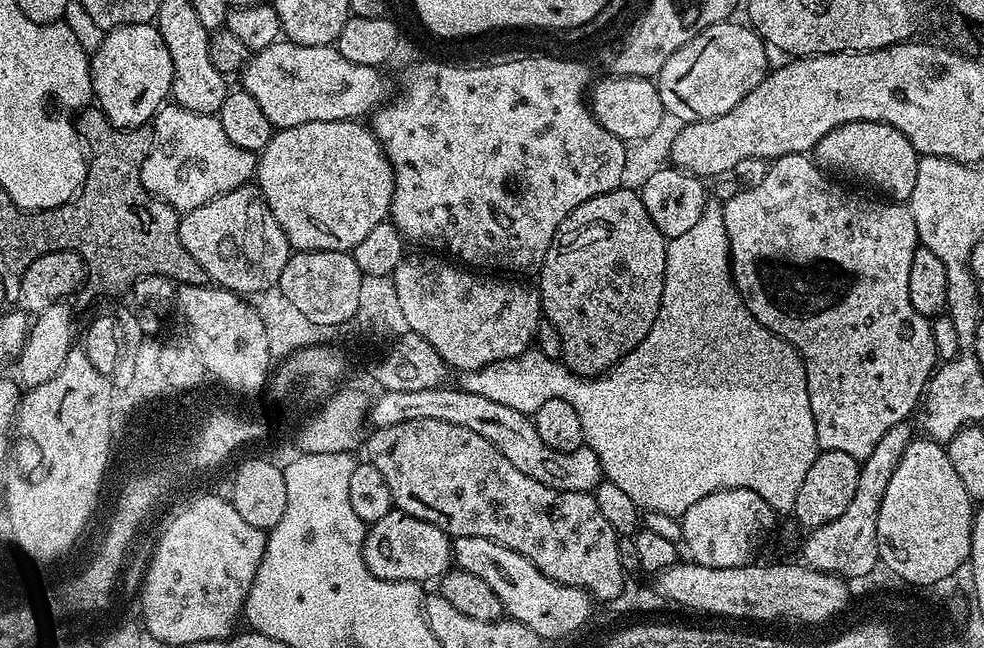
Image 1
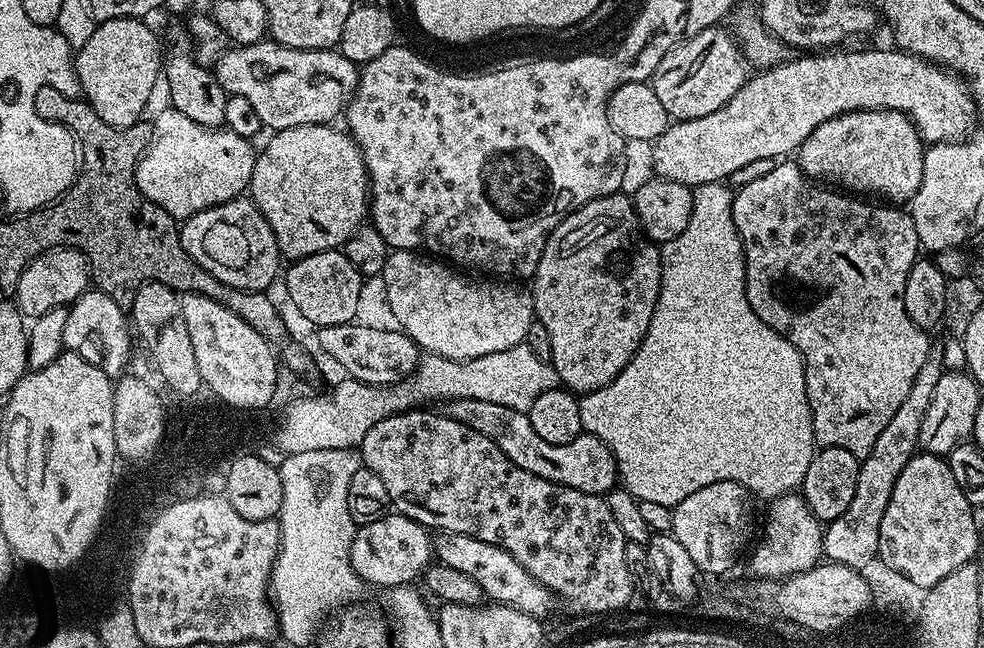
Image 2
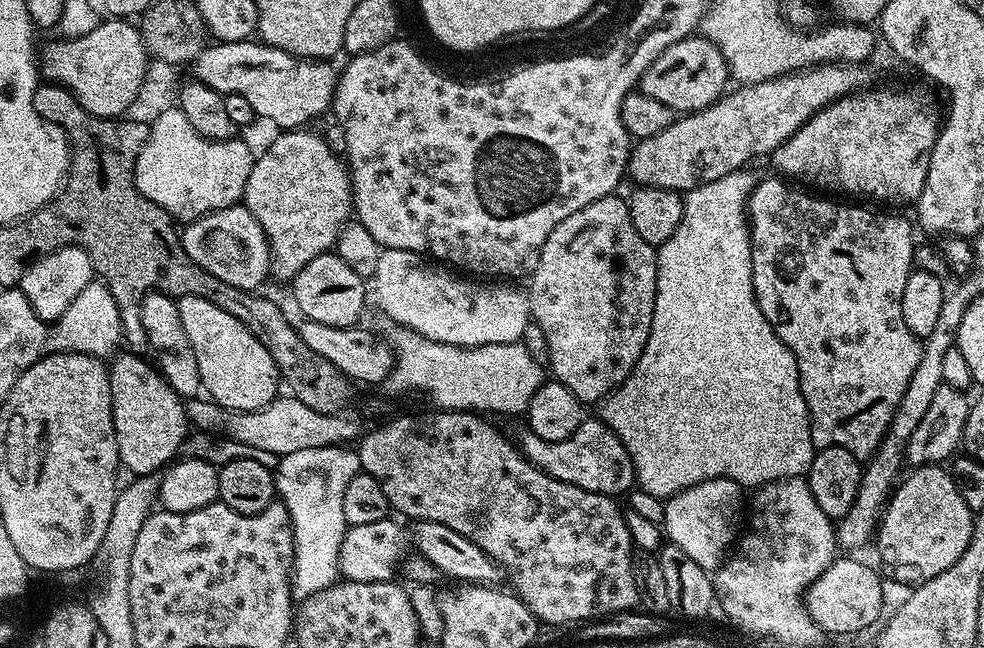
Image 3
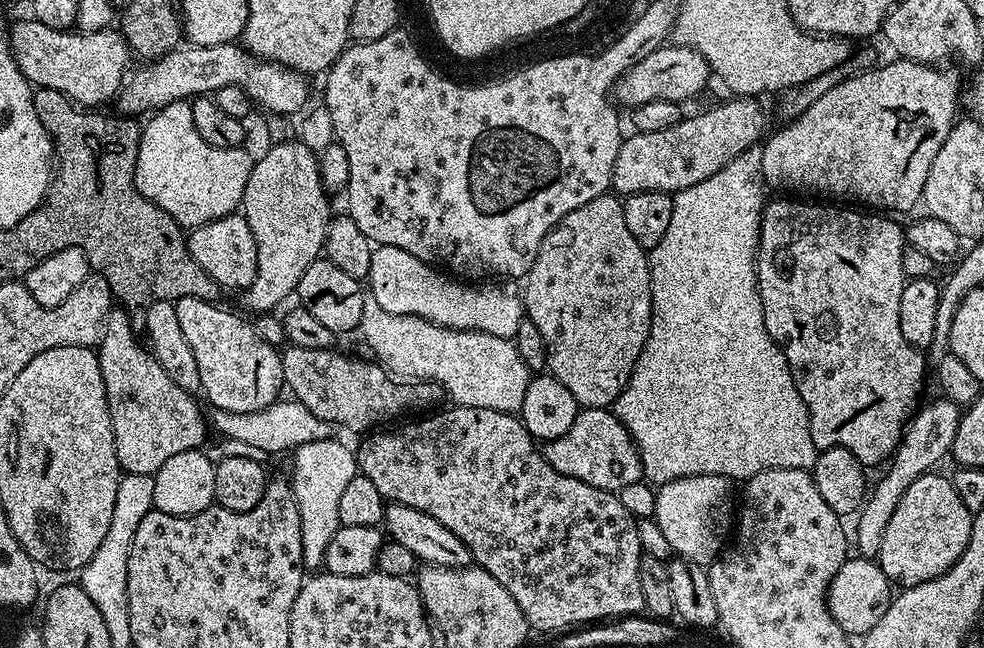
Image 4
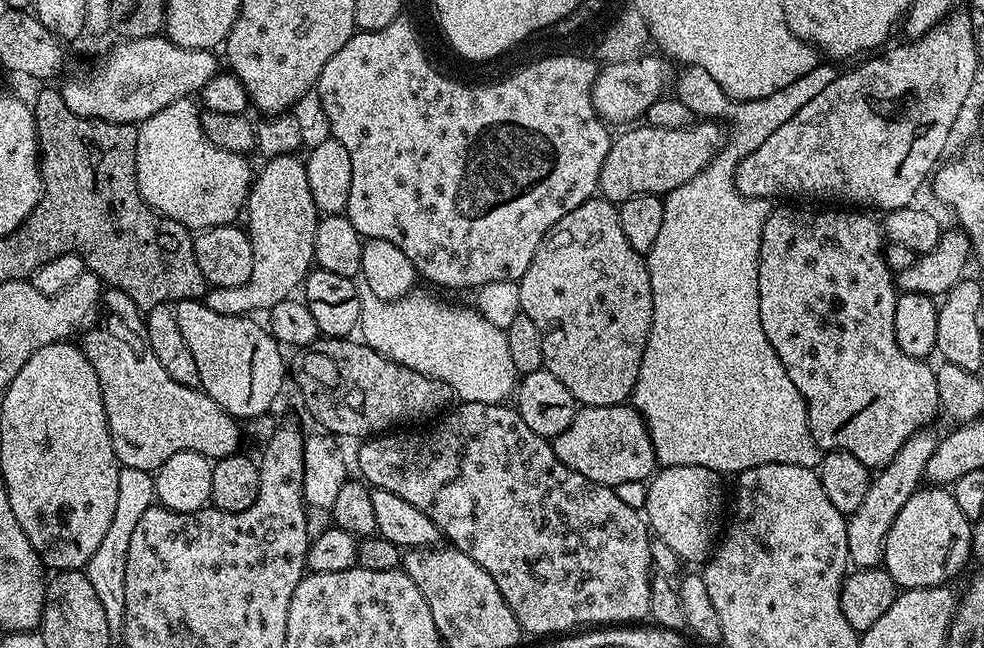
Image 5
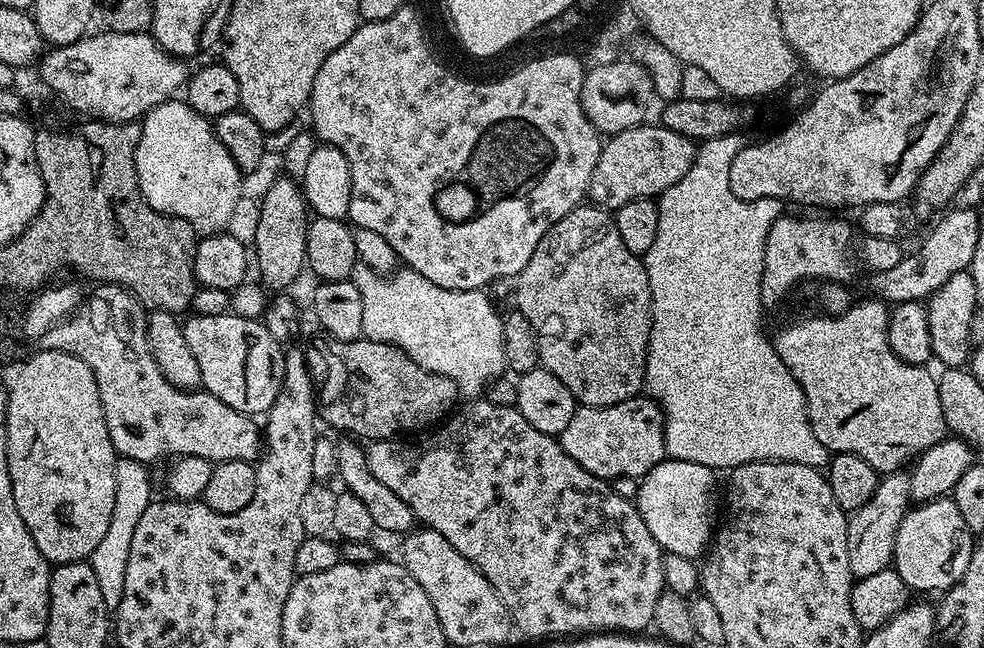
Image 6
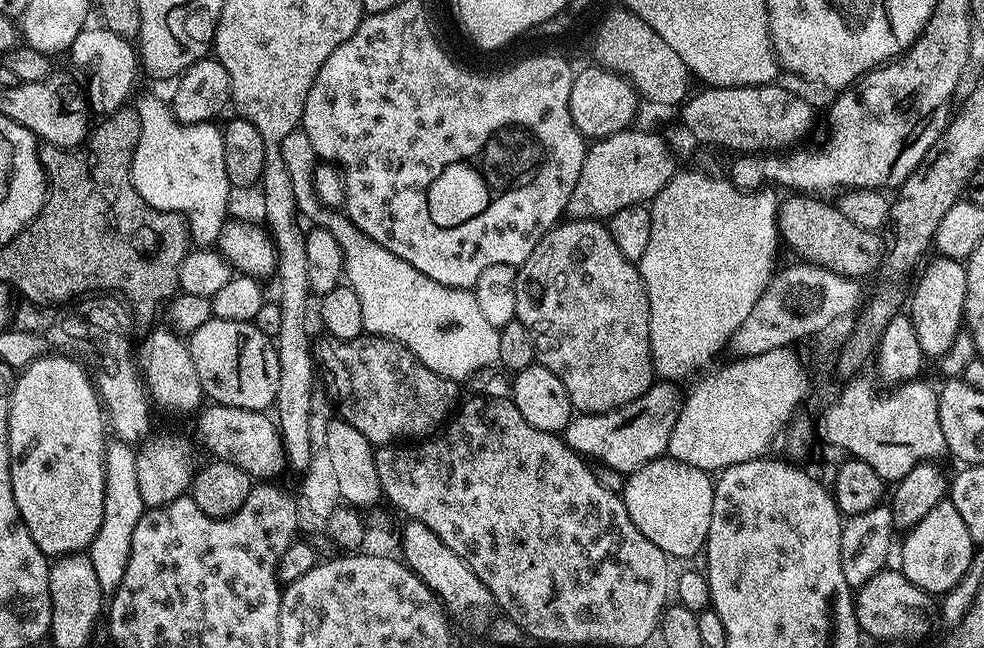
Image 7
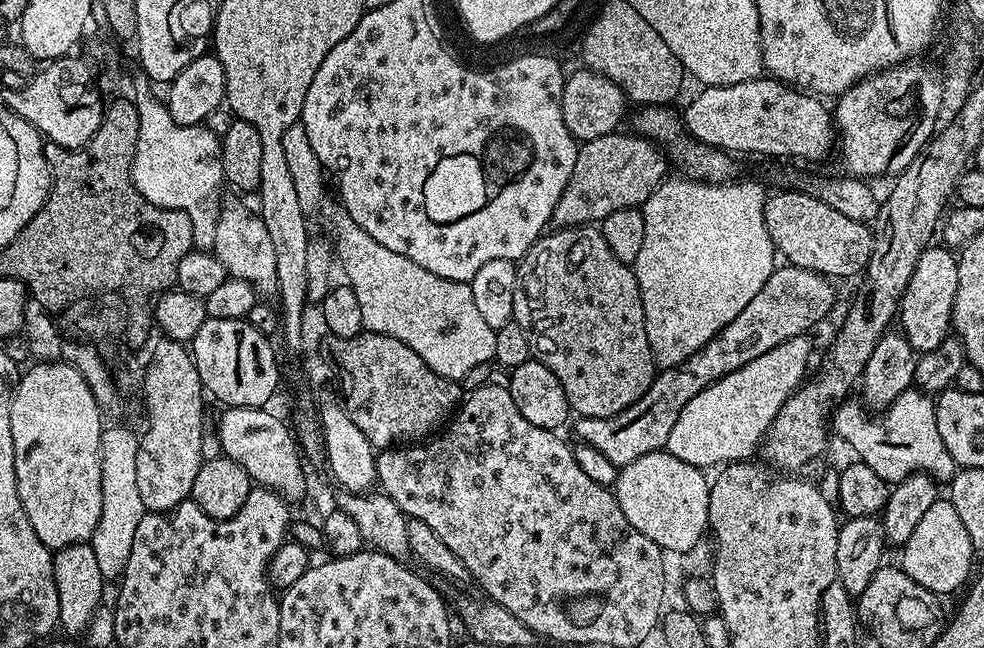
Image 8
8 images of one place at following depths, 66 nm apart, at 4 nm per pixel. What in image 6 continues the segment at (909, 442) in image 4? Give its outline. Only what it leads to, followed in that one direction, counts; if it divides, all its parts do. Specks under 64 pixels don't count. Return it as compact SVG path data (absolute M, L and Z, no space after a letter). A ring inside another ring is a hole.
M901 470L899 472L889 472L881 475L876 482L876 489L870 498L870 502L866 502L866 506L862 506L858 511L848 516L848 533L846 534L846 550L850 558L850 570L853 577L869 576L870 574L878 574L878 570L886 570L892 564L892 555L894 554L894 542L898 534L898 526L902 522L902 518L907 514L910 507L910 478L908 472Z

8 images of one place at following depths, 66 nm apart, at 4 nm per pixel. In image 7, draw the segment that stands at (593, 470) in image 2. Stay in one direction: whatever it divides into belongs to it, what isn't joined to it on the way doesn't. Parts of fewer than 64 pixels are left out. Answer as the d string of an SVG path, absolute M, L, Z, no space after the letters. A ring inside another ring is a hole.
M656 382L634 402L626 402L609 412L585 412L573 415L572 420L564 427L564 441L579 456L595 462L615 472L631 474L651 460L661 459L667 453L670 434L676 425L680 413L681 397L671 383Z

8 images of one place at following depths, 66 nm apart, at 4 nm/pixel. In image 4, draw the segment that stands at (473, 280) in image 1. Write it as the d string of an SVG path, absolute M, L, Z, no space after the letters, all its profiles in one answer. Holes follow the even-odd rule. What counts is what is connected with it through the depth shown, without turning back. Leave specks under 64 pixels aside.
M389 244L373 247L366 288L371 300L378 302L382 310L390 310L390 314L421 316L423 320L444 328L458 328L461 332L485 332L512 338L526 318L524 297L515 283L465 282Z

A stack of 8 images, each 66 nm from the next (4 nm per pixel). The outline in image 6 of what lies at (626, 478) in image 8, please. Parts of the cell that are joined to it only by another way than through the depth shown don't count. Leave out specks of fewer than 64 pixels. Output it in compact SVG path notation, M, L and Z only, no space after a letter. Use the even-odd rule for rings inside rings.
M666 458L658 466L654 466L654 470L640 477L638 481L640 489L634 503L636 509L640 511L642 522L646 522L646 530L650 530L654 542L658 542L661 550L678 554L687 560L696 560L707 553L714 540L712 519L716 516L716 476L717 473L713 469L698 462Z

